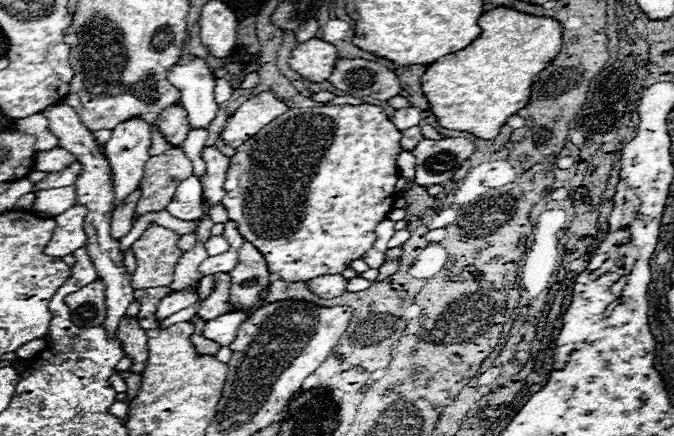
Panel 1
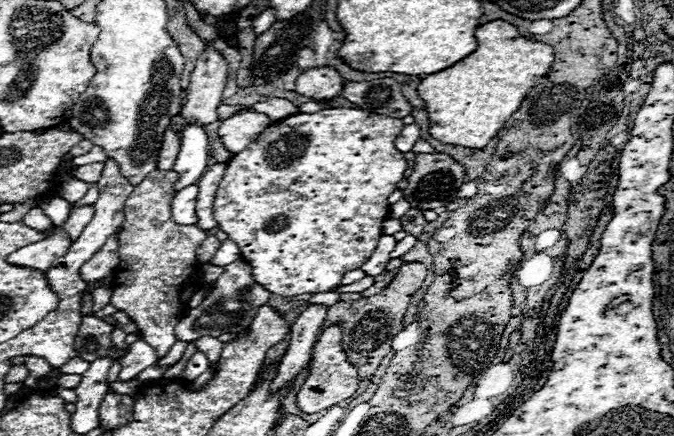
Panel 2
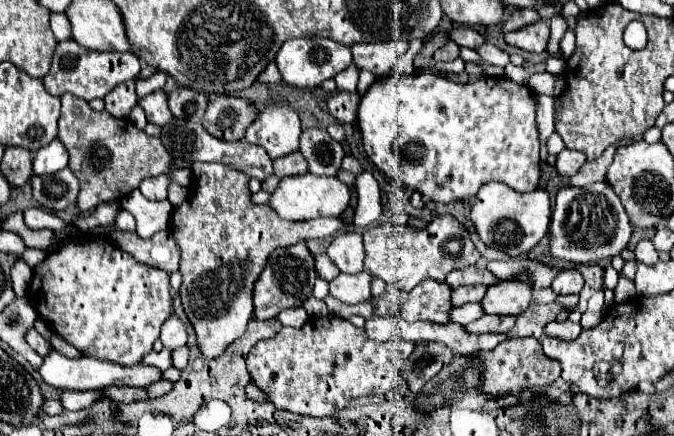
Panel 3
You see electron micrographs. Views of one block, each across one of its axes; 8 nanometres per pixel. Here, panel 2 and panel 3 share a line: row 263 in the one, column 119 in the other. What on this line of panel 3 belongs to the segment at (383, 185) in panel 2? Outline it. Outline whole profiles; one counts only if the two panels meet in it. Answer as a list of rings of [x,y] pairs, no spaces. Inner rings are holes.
[[[82,234],[70,236],[66,242],[58,242],[58,246],[46,254],[44,262],[34,268],[34,276],[28,286],[28,300],[36,308],[38,316],[84,356],[122,366],[142,364],[144,356],[152,352],[152,344],[160,338],[164,320],[174,316],[170,272],[132,260],[128,252],[116,248],[116,244],[112,244],[106,236]]]

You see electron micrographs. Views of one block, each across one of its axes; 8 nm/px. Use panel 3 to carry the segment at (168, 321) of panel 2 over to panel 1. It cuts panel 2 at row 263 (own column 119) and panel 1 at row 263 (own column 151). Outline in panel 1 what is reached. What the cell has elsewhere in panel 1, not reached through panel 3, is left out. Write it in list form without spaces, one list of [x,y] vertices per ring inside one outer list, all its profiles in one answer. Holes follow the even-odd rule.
[[[150,224],[142,236],[132,244],[136,256],[136,272],[132,274],[132,288],[150,288],[170,286],[174,278],[174,266],[182,256],[182,250],[176,246],[180,234]]]

